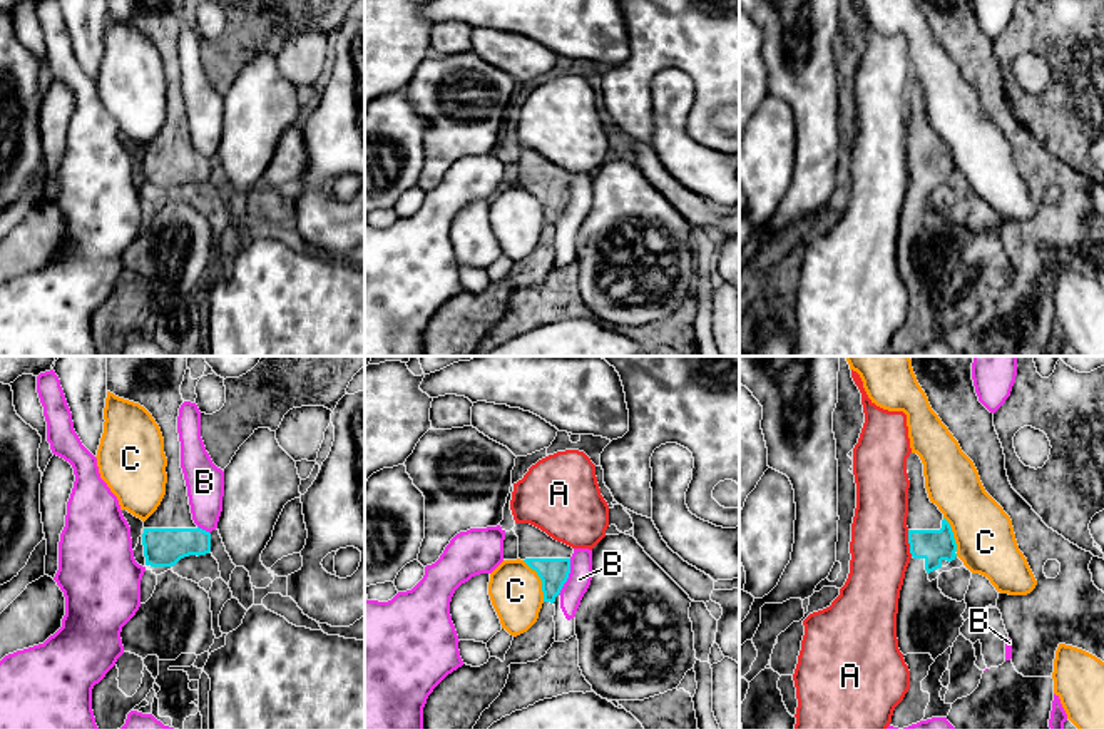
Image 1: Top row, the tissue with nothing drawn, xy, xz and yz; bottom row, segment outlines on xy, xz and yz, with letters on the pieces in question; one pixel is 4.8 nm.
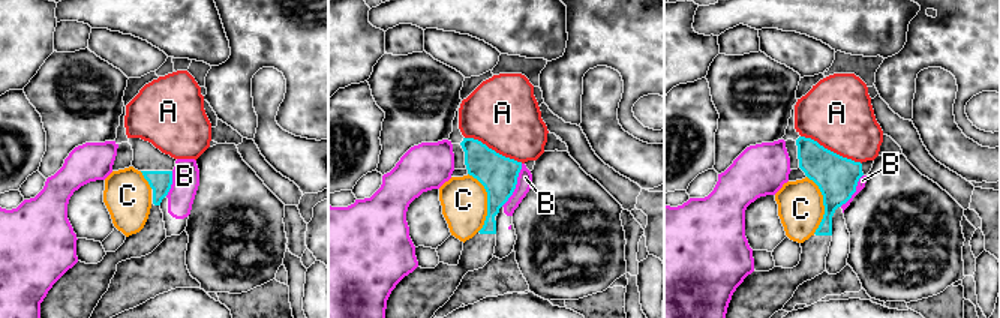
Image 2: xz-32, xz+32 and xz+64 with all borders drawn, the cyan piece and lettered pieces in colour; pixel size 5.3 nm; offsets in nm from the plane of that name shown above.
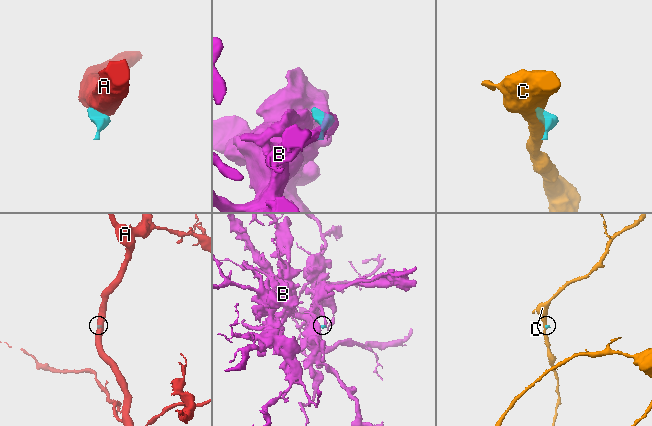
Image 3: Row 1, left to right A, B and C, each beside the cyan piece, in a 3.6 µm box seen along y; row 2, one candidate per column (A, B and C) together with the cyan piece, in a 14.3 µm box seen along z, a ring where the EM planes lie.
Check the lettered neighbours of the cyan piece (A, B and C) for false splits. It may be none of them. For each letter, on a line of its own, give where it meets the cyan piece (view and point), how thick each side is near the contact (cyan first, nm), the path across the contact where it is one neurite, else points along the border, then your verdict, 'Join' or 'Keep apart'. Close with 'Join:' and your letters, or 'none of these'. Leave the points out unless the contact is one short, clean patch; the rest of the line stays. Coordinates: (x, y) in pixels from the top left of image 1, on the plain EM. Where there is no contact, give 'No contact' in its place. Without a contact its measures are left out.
A: Touches cyan at yz (910, 169). Thickness 160 nm (cyan) against 280 nm. Boundary: yz (907, 156), (912, 181). Keep apart
B: Touches cyan at xz (567, 203). Thickness 140 nm (cyan) against 110 nm. Boundary: xz (571, 184), (569, 203), (557, 219). Keep apart
C: Touches cyan at xz (541, 204). Thickness 140 nm (cyan) against 260 nm. Boundary: xz (522, 186), (539, 203), (544, 226). Keep apart
Join: none of these

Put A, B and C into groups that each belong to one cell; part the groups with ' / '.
A / B / C

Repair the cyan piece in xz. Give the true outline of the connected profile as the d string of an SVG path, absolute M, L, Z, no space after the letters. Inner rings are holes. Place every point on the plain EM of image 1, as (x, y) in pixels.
M515 149L514 157L519 162L519 184L542 206L539 244L527 257L514 263L503 288L490 283L480 293L463 289L448 299L427 324L423 356L472 356L505 313L509 291L535 288L555 268L554 227L569 204L574 174L530 149Z

